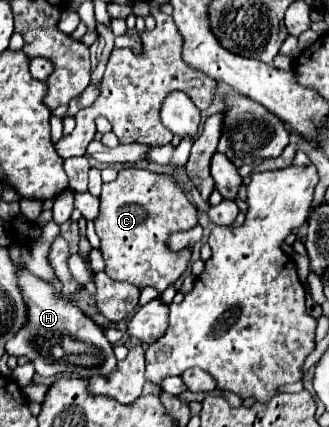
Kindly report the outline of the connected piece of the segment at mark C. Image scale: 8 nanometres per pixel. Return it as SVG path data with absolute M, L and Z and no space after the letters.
M120 169L116 181L102 185L100 217L94 221L102 241L100 251L106 261L106 275L114 281L156 287L160 293L172 285L188 267L190 251L172 253L166 247L168 235L188 231L198 225L198 213L186 199L182 185L168 175L156 175L146 169Z

